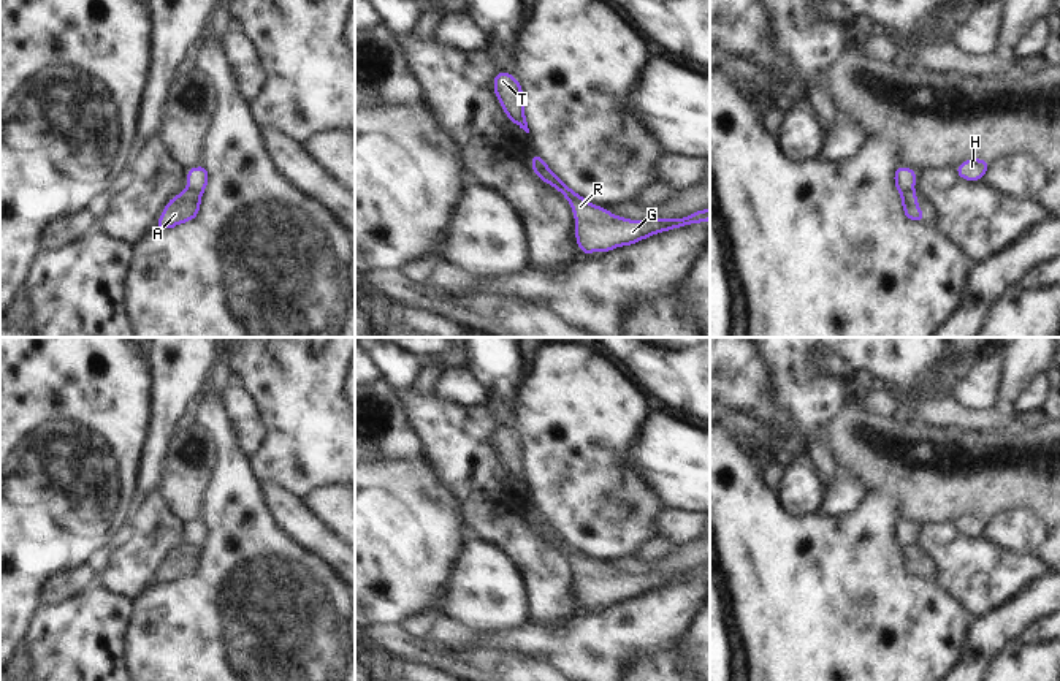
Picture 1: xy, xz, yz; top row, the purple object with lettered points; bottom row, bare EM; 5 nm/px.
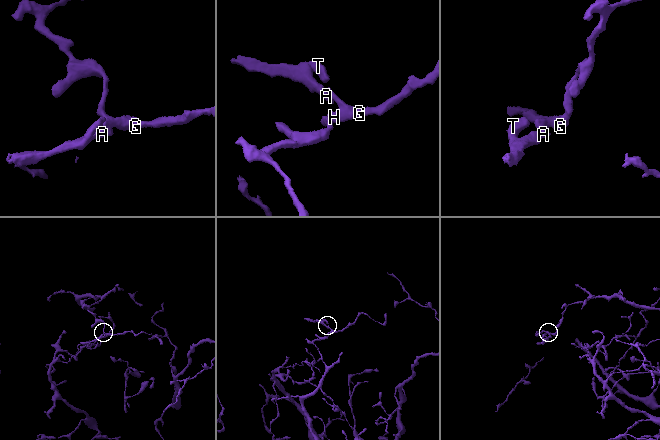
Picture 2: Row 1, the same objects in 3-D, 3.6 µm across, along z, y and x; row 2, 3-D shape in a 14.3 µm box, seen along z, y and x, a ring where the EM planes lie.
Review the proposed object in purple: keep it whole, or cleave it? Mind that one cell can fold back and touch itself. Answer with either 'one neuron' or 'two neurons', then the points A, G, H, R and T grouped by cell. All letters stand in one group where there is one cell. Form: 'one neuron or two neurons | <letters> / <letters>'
two neurons | A T / G H R

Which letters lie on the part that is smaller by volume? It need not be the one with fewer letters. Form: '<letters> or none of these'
A, T

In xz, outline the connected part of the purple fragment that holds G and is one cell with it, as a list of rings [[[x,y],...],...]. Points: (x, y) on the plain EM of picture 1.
[[[536,507],[529,519],[550,527],[553,537],[561,542],[559,548],[569,556],[574,567],[575,597],[580,607],[586,611],[593,607],[607,608],[616,602],[632,600],[664,586],[710,575],[710,562],[699,564],[680,573],[624,573],[612,569],[607,562],[594,561],[586,553],[575,548],[555,526],[548,523],[540,508]]]

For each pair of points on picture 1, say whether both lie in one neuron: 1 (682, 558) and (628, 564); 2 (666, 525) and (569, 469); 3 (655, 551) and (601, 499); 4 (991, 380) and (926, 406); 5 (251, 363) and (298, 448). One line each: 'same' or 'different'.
1: same
2: different
3: different
4: different
5: same

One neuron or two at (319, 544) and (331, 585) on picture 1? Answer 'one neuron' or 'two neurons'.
two neurons

